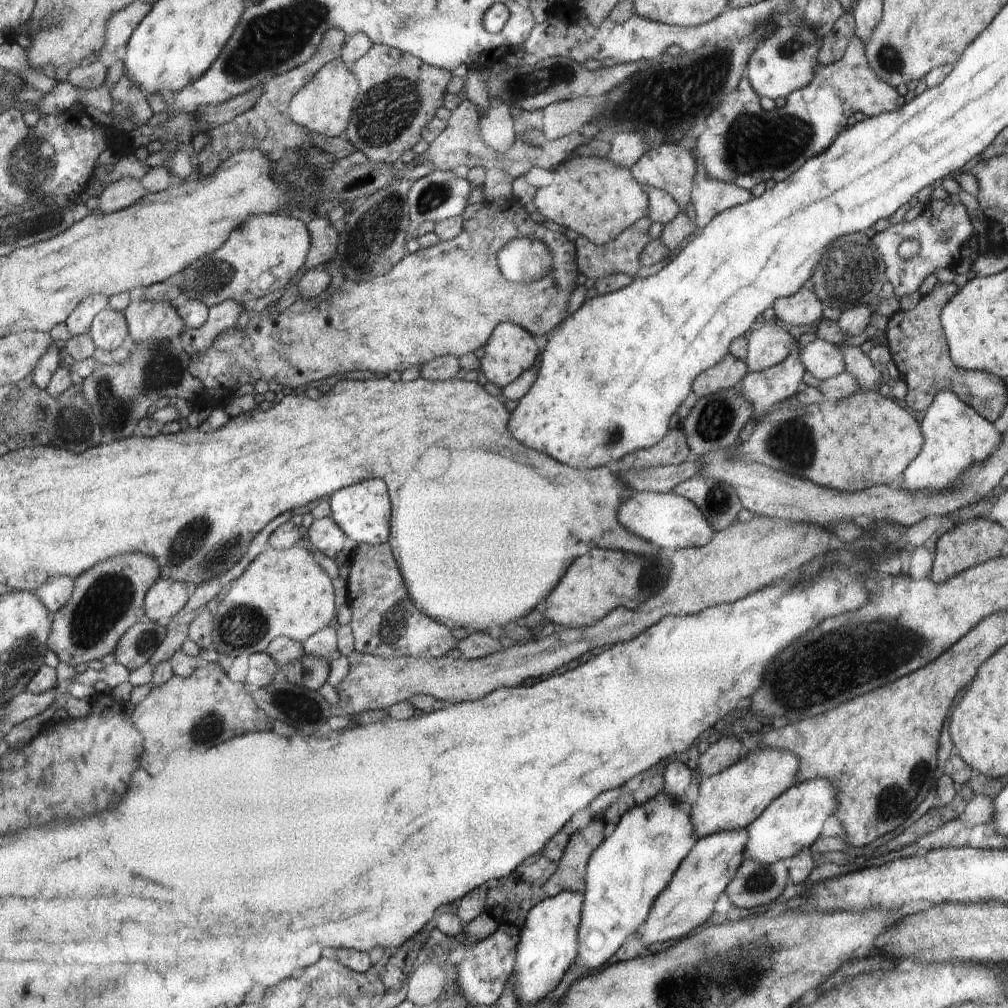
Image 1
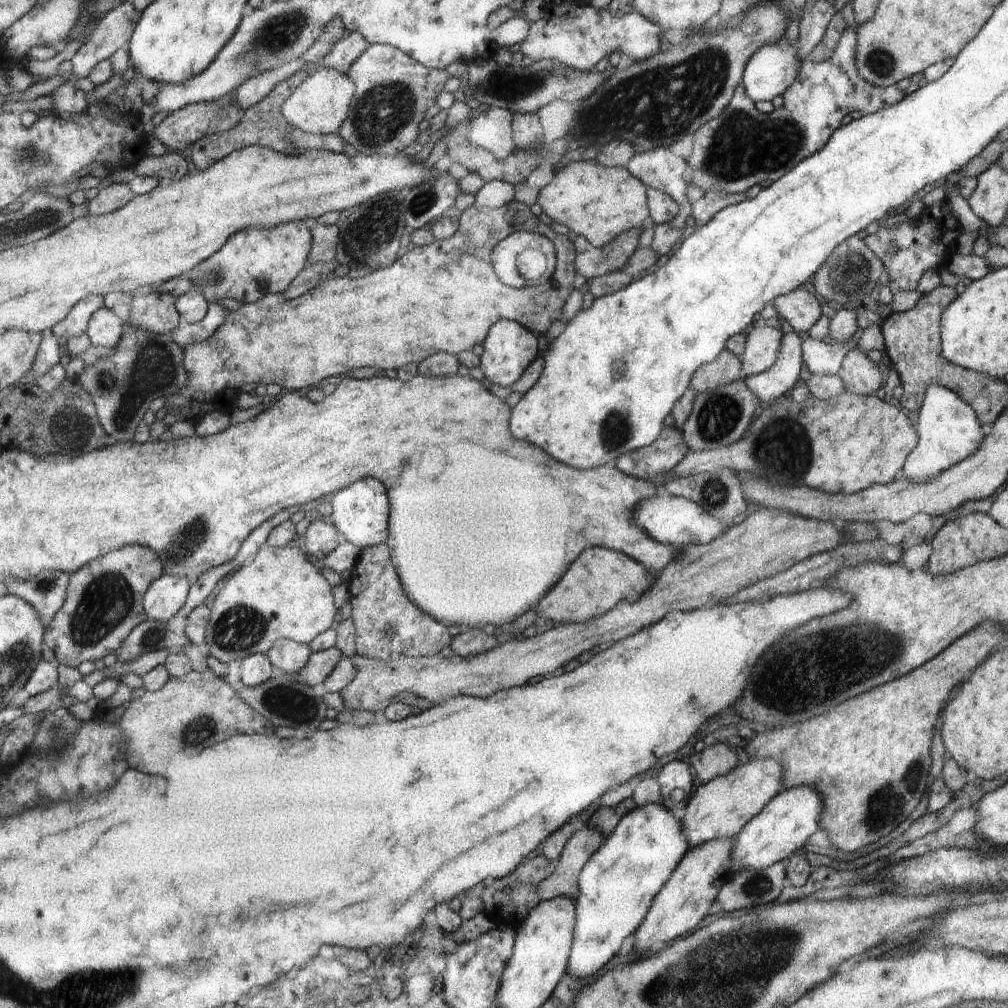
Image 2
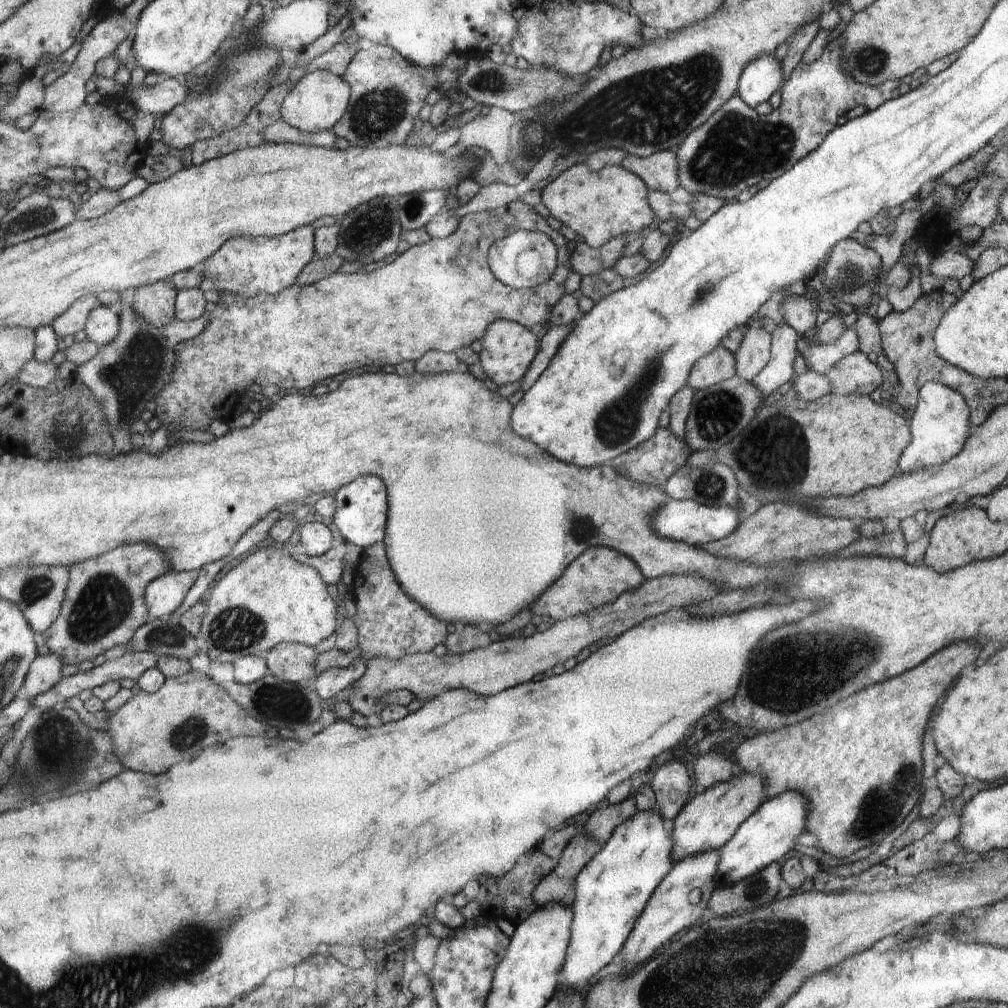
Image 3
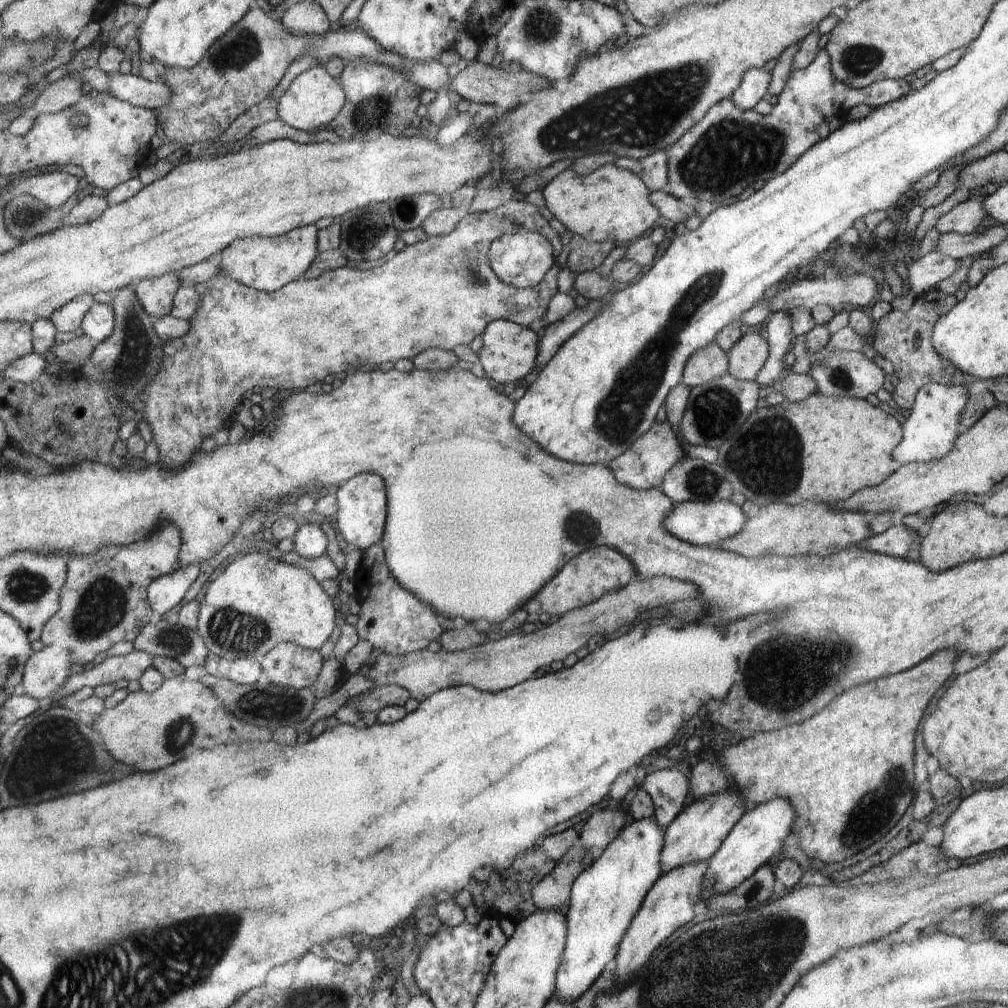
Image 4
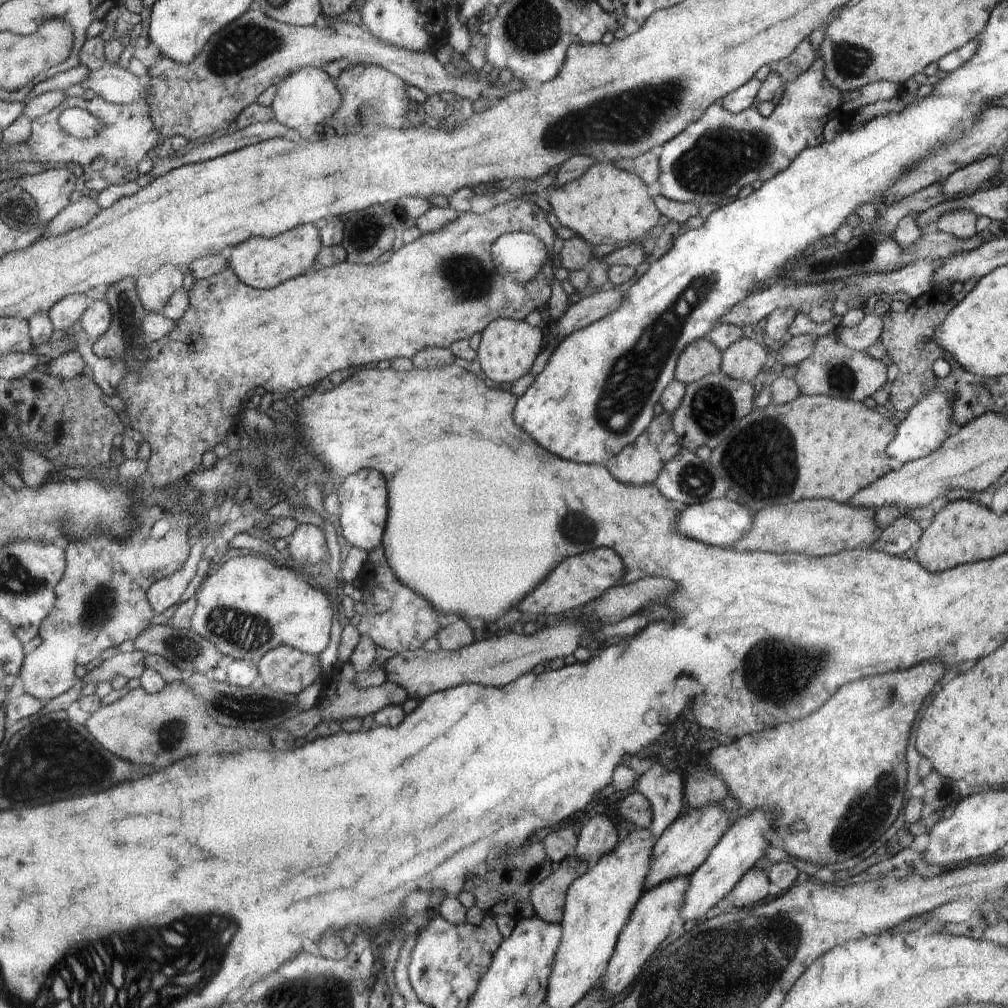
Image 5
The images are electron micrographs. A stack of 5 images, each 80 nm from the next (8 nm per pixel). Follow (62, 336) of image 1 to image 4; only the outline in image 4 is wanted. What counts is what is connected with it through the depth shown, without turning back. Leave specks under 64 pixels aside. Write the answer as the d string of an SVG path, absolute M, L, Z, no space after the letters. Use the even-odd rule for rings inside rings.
M86 293L71 300L64 308L54 313L52 320L60 332L74 332L82 328L86 315L92 310L97 298L92 293Z

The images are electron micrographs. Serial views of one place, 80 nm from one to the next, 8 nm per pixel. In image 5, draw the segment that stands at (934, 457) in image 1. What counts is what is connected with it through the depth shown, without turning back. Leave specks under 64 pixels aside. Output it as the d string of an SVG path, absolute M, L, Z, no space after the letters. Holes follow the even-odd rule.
M932 387L908 411L908 416L899 426L895 440L888 446L887 454L891 455L900 465L936 453L948 438L948 426L950 426L950 418L952 418L952 404L950 402L952 400L944 389Z

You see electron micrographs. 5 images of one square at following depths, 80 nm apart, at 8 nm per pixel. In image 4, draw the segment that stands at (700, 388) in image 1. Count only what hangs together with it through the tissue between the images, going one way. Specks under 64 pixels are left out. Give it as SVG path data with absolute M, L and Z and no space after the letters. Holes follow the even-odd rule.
M716 341L692 353L692 362L688 362L688 374L683 374L683 383L689 387L703 385L713 378L728 375L730 355Z

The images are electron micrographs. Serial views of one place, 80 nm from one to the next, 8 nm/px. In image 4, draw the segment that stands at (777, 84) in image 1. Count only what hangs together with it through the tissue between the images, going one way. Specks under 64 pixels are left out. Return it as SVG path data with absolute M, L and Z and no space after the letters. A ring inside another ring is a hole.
M760 67L759 69L748 69L742 84L731 96L740 109L752 110L760 100L768 98L771 86L771 72Z

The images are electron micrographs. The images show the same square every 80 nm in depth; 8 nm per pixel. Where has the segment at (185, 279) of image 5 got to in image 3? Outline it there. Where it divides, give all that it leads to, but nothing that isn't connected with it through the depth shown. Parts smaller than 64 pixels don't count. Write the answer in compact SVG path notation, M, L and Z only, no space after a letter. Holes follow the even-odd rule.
M172 278L166 281L157 282L155 285L148 285L137 289L135 296L135 308L146 317L148 322L164 330L171 322L178 318L177 301L179 290L173 285Z

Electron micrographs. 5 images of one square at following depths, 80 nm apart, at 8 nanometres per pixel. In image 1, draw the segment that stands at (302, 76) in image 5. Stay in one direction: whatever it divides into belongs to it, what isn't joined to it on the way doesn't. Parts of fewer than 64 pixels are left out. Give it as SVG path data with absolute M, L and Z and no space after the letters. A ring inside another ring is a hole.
M342 59L324 65L312 81L307 82L289 103L289 115L300 126L316 135L337 137L344 135L348 126L352 104L359 89L357 78L350 72Z

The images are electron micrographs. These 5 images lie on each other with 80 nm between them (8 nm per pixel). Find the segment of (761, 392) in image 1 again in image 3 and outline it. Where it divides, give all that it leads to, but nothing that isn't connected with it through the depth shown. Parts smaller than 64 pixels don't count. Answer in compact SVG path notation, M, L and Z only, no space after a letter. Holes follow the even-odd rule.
M785 322L777 325L771 333L770 360L752 381L763 391L768 402L772 399L772 392L776 392L782 384L790 382L794 376L794 360L799 349L796 344L799 344L798 336Z

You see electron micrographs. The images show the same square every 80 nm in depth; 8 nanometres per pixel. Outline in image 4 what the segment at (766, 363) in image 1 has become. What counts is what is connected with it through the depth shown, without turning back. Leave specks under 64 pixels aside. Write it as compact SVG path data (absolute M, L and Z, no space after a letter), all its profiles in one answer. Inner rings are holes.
M746 333L734 344L728 355L730 375L745 381L755 381L768 358L769 346L761 335Z

